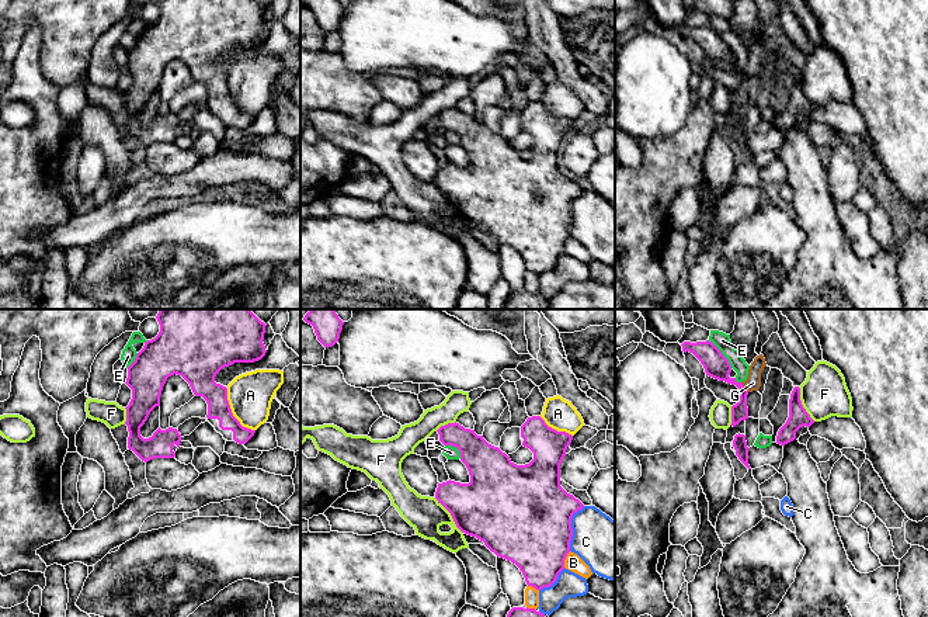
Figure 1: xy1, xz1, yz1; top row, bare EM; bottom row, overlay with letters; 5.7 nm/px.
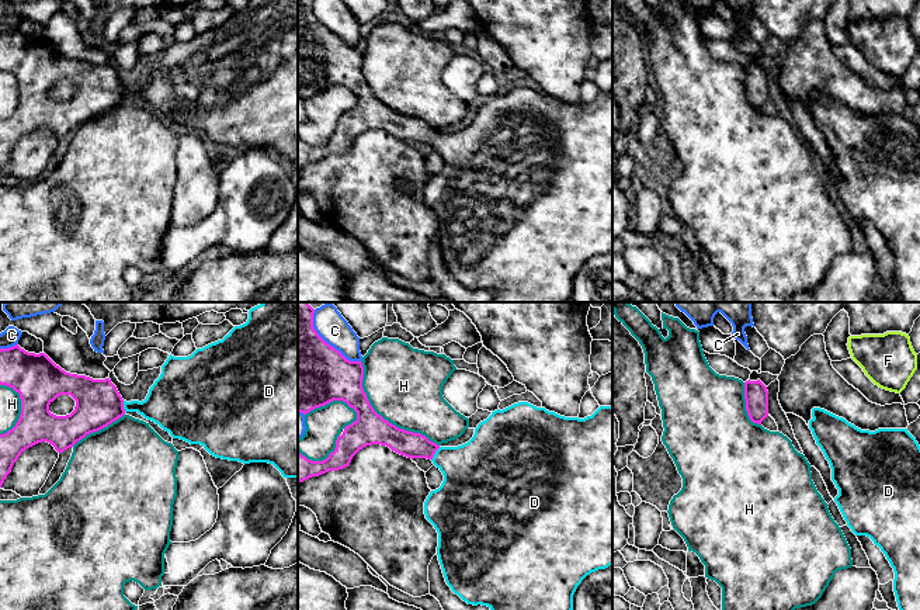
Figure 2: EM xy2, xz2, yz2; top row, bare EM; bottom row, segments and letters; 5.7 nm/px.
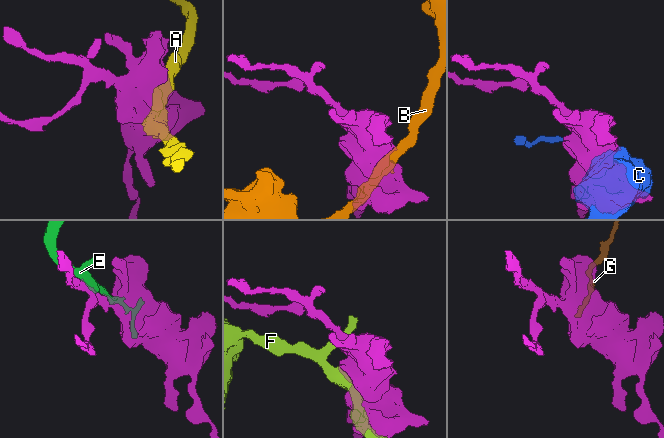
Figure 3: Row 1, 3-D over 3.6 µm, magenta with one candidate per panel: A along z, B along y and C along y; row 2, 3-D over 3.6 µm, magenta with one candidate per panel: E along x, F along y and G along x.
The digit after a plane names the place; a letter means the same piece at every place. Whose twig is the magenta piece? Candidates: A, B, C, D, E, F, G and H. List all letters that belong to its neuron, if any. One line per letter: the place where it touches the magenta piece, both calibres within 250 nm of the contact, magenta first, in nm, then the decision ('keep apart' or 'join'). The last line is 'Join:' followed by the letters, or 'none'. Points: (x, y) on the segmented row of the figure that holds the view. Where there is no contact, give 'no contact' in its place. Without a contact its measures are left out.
A: contact xy1 (232, 413); calibres 140 and 260 nm; keep apart
B: contact xz1 (565, 558); calibres 440 and 100 nm; keep apart
C: contact xz2 (327, 343); calibres 460 and 170 nm; keep apart
D: contact xz2 (434, 453); calibres 150 and 340 nm; join
E: contact yz1 (720, 353); calibres 140 and 90 nm; keep apart
F: contact xz1 (451, 515); calibres 400 and 200 nm; keep apart
G: contact yz1 (743, 387); calibres 140 and 90 nm; keep apart
H: contact xz2 (381, 416); calibres 190 and 440 nm; keep apart
Join: D

